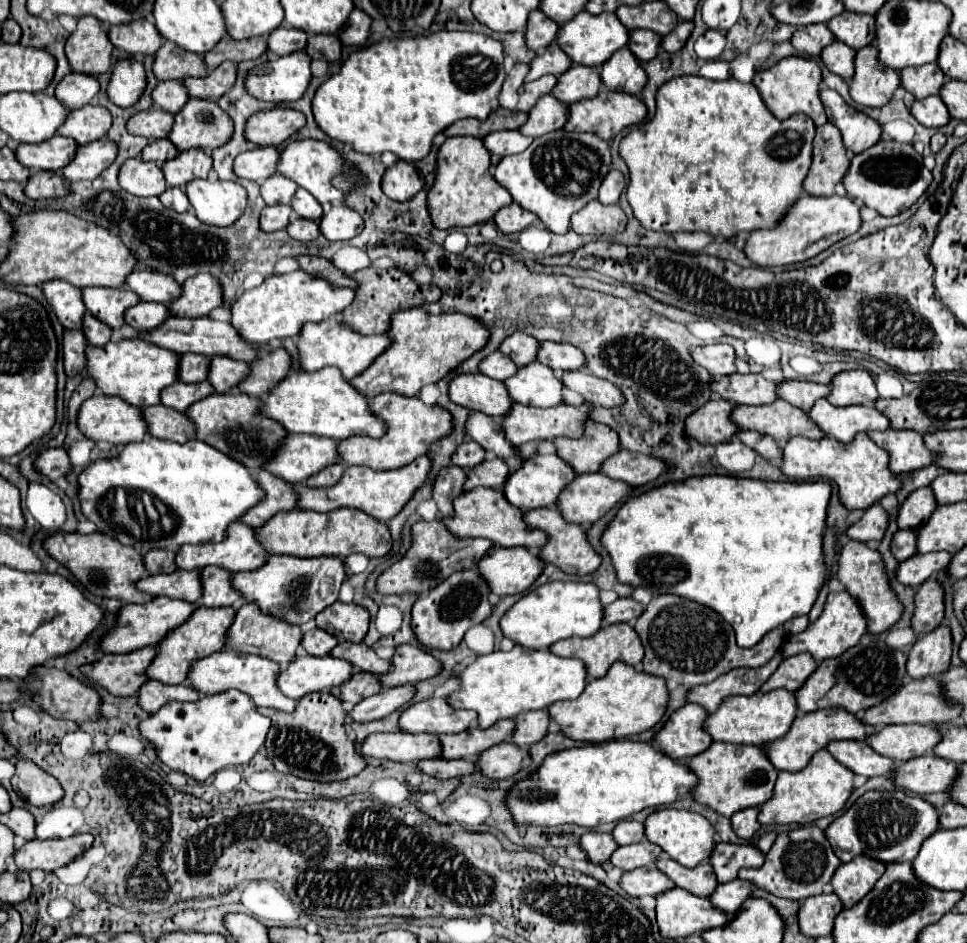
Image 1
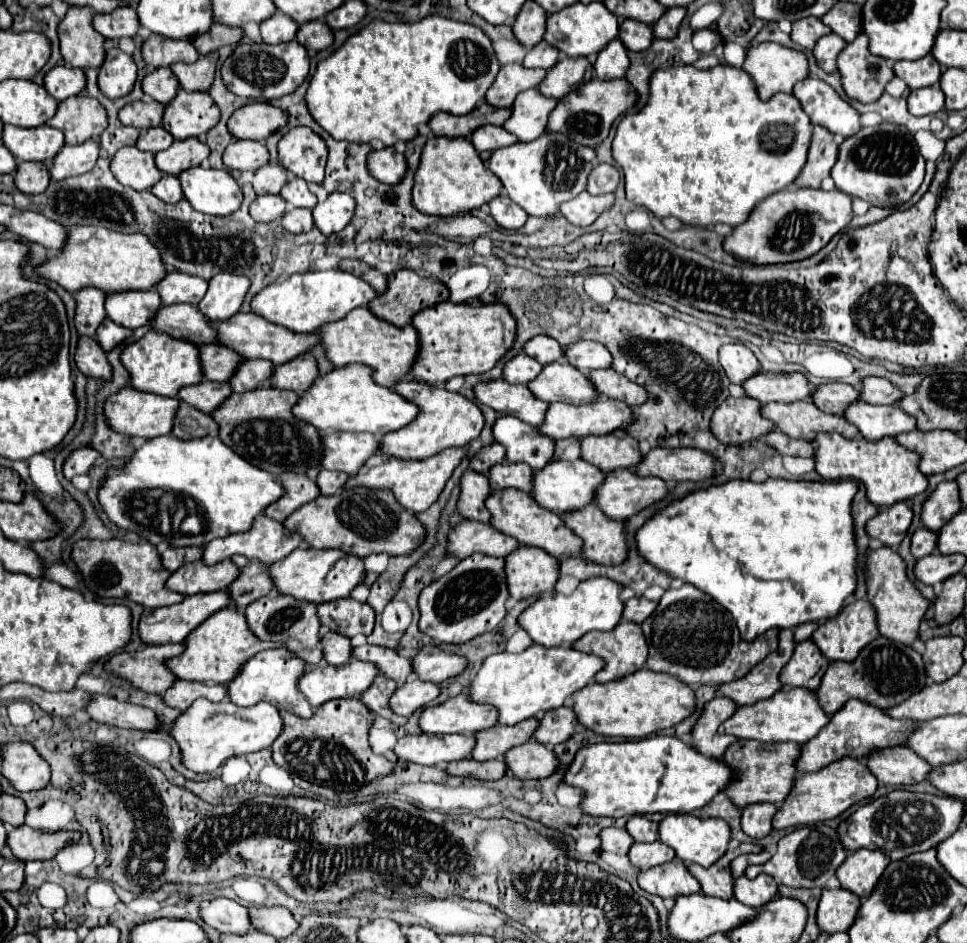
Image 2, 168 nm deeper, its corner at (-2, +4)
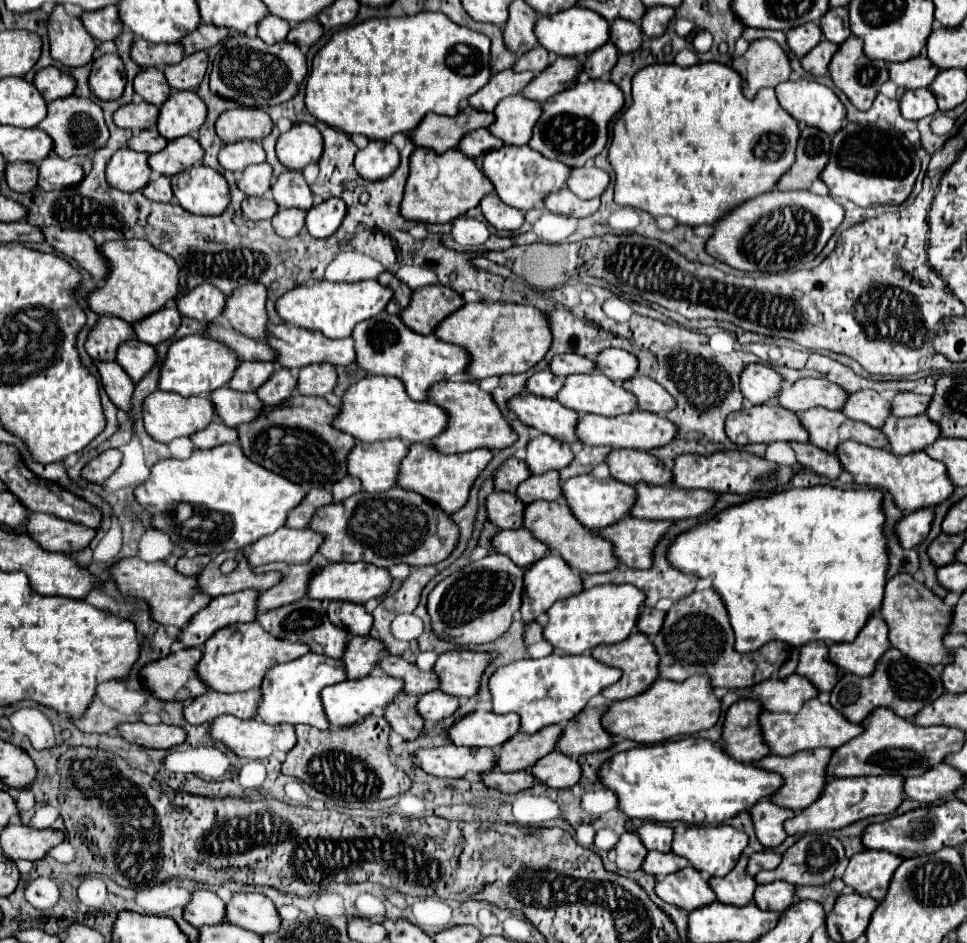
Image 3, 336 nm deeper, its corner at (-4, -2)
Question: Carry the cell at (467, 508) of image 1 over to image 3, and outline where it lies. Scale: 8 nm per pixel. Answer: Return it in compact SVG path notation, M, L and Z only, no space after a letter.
M539 500L539 502L531 502L525 504L525 512L523 512L523 528L529 530L537 540L541 540L551 552L559 554L575 572L609 572L613 568L617 568L617 558L613 556L613 548L611 542L595 536L591 530L587 530L585 526L581 526L575 516L571 514L571 510L567 508L567 504L563 502L549 502L549 500Z

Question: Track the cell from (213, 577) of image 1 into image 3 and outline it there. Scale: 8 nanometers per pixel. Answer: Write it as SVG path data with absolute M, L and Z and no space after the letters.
M291 564L291 566L285 566L281 570L281 574L283 574L281 582L277 586L265 590L265 592L259 592L257 608L261 612L267 612L267 610L273 610L273 608L279 608L279 606L285 606L285 604L291 604L291 602L303 598L309 576L311 576L311 572L315 568L317 568L315 564Z

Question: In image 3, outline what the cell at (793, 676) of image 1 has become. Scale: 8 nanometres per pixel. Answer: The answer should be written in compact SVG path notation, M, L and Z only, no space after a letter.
M815 640L815 644L805 644L799 654L797 674L813 680L819 692L831 692L839 680L839 668L829 660L827 644Z

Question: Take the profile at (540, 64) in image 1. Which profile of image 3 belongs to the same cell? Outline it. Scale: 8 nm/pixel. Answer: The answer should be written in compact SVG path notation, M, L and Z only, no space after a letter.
M535 46L533 50L529 50L527 54L523 54L523 56L515 62L513 70L515 70L515 72L531 70L531 72L537 74L537 72L543 72L543 68L547 68L547 64L551 64L549 52L547 52L543 46Z

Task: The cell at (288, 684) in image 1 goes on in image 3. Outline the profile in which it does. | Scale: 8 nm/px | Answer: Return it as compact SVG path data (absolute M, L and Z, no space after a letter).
M365 676L363 680L343 680L339 684L331 684L323 688L321 702L325 708L325 716L331 722L331 726L349 726L359 720L363 720L367 714L385 708L393 702L395 694L401 692L403 680L389 678L389 676Z

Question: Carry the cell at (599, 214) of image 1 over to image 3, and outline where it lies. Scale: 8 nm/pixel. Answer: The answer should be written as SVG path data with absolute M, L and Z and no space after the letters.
M563 188L561 192L547 196L545 206L547 206L547 210L551 210L555 214L565 214L565 216L573 216L573 218L589 218L599 210L601 200L599 198L579 200L571 190Z

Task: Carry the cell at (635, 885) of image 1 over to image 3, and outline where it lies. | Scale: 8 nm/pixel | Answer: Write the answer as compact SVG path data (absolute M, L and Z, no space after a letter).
M693 866L681 868L679 872L659 878L655 884L655 894L661 900L687 912L717 900L715 892L707 886L707 878L701 878L701 874Z

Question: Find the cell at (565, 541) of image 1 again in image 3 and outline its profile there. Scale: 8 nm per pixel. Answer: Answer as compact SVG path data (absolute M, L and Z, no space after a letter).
M629 516L603 530L597 530L597 534L613 544L615 558L623 566L649 568L653 546L669 528L669 524L671 522L653 522Z

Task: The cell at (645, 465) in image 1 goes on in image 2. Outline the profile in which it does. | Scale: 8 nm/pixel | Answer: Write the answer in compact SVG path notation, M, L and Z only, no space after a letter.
M655 448L635 468L641 476L657 476L665 482L709 480L715 476L717 458L693 448Z

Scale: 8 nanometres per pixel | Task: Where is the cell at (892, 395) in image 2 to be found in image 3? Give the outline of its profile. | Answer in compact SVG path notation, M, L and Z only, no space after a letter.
M899 392L891 400L891 414L893 416L917 416L923 414L929 406L931 396L921 396L915 392Z

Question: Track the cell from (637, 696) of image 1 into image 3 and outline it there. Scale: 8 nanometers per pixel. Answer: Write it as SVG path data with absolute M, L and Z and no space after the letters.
M691 676L685 682L657 678L639 696L611 702L601 724L613 736L627 738L637 744L657 744L675 736L695 734L711 728L719 720L719 712L719 700L713 696L707 676Z

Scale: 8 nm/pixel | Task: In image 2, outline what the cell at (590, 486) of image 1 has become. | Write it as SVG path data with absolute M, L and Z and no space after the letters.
M621 468L607 474L595 502L609 518L627 520L643 508L665 500L667 492L667 484L661 478L643 478Z

